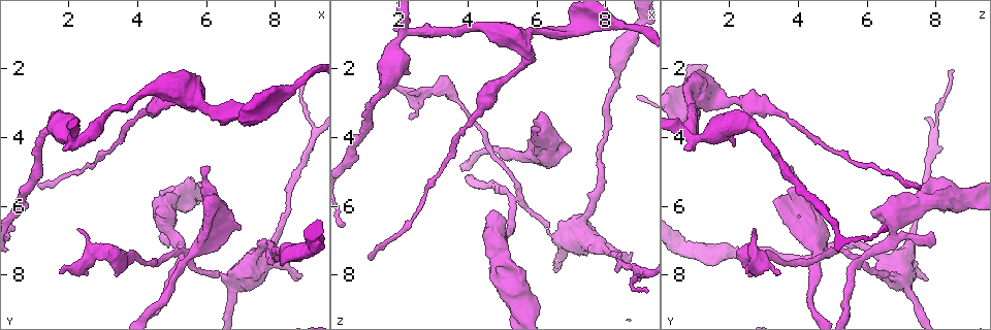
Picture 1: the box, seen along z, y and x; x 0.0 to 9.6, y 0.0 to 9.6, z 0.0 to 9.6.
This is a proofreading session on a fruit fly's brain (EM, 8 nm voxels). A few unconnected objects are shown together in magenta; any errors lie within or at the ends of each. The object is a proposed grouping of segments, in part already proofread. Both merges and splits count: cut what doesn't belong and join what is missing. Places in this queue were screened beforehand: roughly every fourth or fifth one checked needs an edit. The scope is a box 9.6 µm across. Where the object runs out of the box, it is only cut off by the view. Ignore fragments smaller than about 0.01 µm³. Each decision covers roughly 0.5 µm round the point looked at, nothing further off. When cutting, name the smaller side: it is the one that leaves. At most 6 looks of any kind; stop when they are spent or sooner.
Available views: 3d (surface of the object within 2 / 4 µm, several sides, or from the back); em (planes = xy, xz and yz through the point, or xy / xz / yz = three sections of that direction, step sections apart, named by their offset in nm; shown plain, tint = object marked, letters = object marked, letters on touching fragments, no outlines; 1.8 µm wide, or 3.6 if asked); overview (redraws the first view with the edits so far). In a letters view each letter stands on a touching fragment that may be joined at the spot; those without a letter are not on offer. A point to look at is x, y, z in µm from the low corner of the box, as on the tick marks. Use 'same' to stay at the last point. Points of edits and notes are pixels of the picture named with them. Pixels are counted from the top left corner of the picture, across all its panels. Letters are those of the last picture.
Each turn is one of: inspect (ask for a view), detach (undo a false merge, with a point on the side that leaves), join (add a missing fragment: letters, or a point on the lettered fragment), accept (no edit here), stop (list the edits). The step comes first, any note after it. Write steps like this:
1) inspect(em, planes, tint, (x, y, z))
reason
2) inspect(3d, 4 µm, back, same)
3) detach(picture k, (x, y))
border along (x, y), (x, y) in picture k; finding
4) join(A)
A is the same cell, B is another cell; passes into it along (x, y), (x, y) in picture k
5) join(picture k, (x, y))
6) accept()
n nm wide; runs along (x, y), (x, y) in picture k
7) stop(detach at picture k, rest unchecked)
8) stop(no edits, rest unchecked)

inspect(3d, 2 µm, (5.35, 7.55, 5.75))
sharp bend

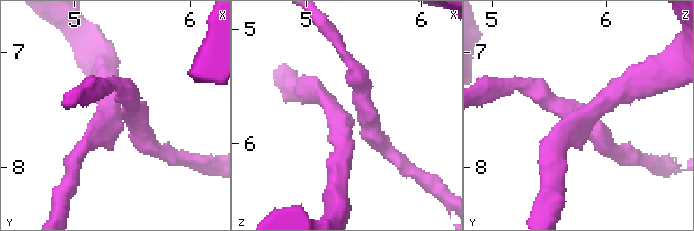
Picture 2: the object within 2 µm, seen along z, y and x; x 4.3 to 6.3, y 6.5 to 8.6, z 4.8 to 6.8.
inspect(em, planes, tint, (5.36, 7.62, 5.76))
4 arms; shape alone is not enough

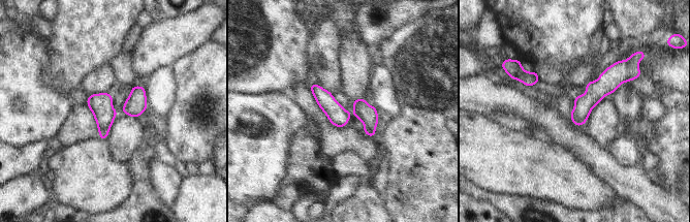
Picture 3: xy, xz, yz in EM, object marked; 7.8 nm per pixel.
inspect(em, planes, letters, same)

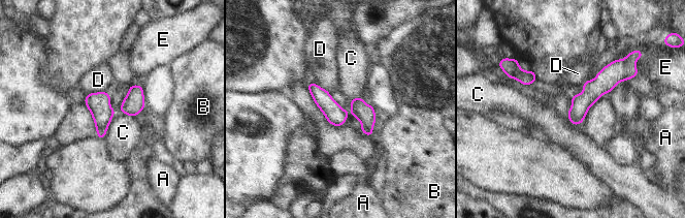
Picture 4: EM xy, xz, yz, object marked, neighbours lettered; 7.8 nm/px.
accept()
140 nm wide; A, B, C, D and E are other cells; border along (116, 113), (103, 137) in picture 4; all the same neuron

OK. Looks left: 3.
inspect(em, planes, plain, (7.05, 6.75, 4.45))
stops while still wide

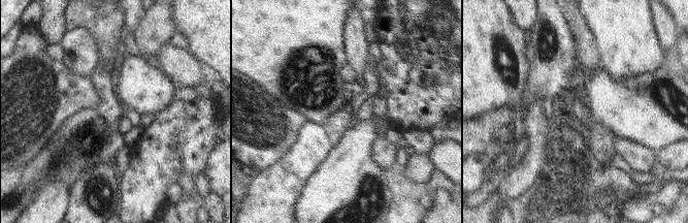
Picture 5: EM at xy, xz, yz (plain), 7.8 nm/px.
inspect(em, planes, letters, same)

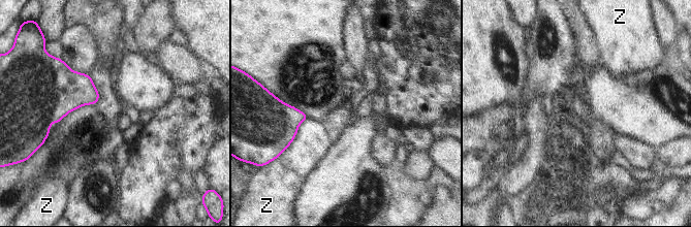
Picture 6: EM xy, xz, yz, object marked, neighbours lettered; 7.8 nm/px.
accept()
Z touches over 320 nm; Z is another cell; border along (307, 117), (285, 150) in picture 6; none of them fits

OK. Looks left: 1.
stop(no edits, rest unchecked)

